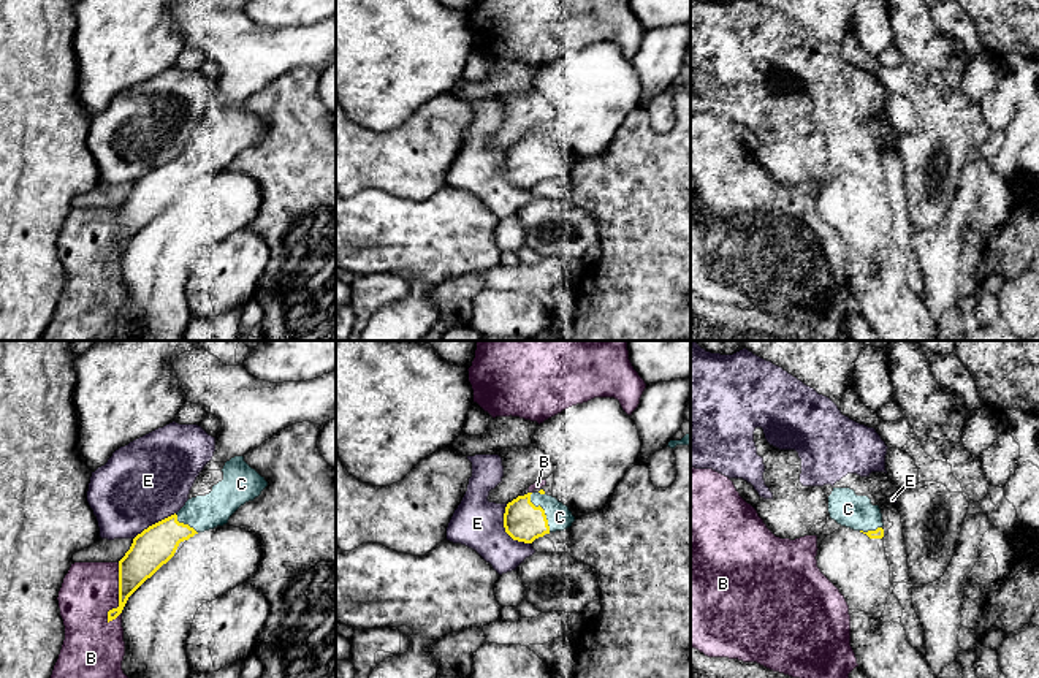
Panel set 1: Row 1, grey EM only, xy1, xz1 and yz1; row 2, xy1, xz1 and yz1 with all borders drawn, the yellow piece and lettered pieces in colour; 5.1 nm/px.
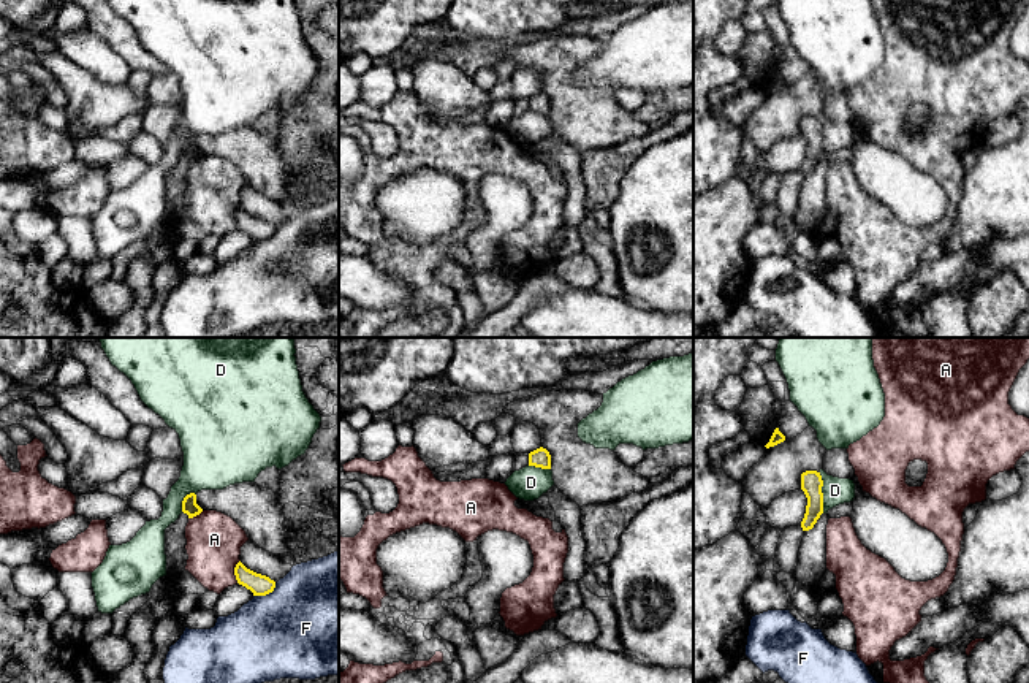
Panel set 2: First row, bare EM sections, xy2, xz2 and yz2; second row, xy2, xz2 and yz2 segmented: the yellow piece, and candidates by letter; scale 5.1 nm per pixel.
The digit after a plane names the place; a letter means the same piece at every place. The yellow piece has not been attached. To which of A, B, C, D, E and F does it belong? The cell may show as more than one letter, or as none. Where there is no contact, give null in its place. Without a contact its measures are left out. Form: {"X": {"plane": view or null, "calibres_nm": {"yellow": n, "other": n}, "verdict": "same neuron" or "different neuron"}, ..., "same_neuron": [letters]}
{"A": {"plane": "xy2", "calibres_nm": {"yellow": 110, "other": 280}, "verdict": "different neuron"}, "B": {"plane": "xy1", "calibres_nm": {"yellow": 190, "other": 280}, "verdict": "different neuron"}, "C": {"plane": "xz1", "calibres_nm": {"yellow": 200, "other": 120}, "verdict": "same neuron"}, "D": {"plane": "yz2", "calibres_nm": {"yellow": 110, "other": 130}, "verdict": "different neuron"}, "E": {"plane": "xz1", "calibres_nm": {"yellow": 200, "other": 260}, "verdict": "different neuron"}, "F": {"plane": "xy2", "calibres_nm": {"yellow": 110, "other": 480}, "verdict": "different neuron"}, "same_neuron": ["C"]}

